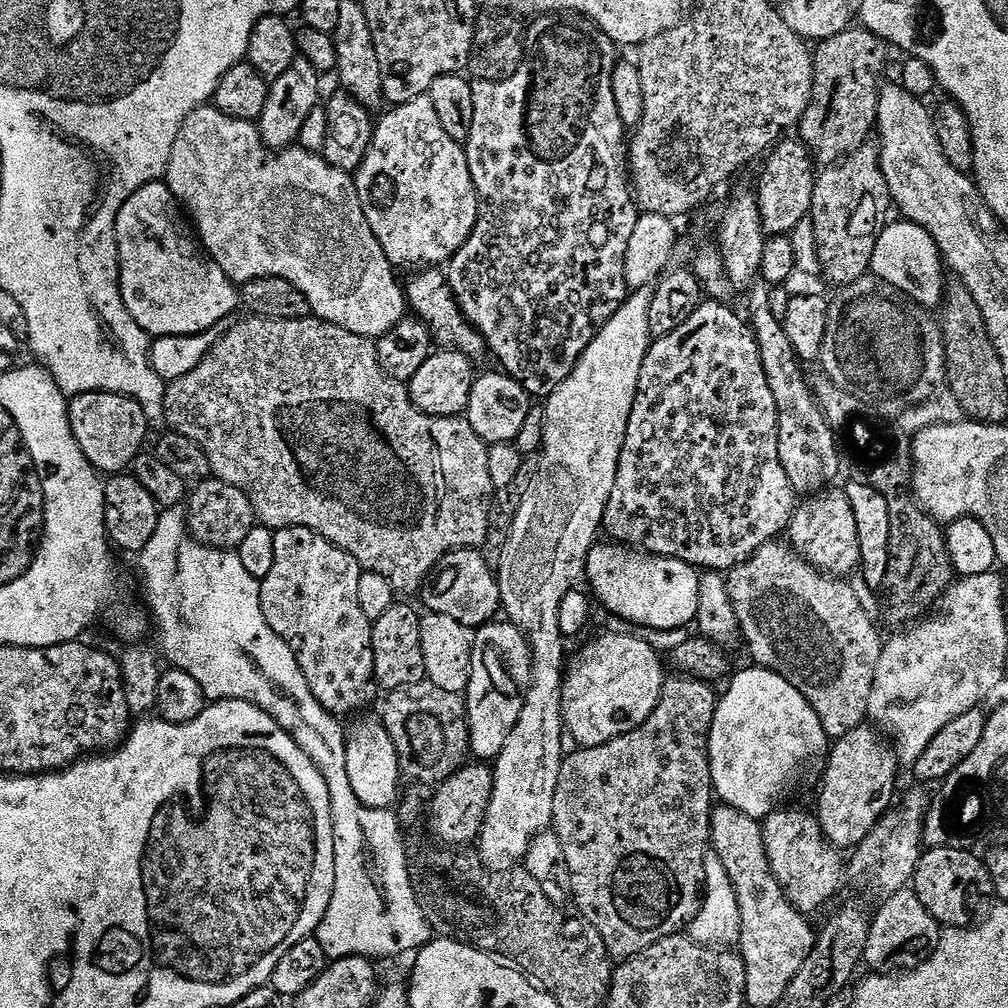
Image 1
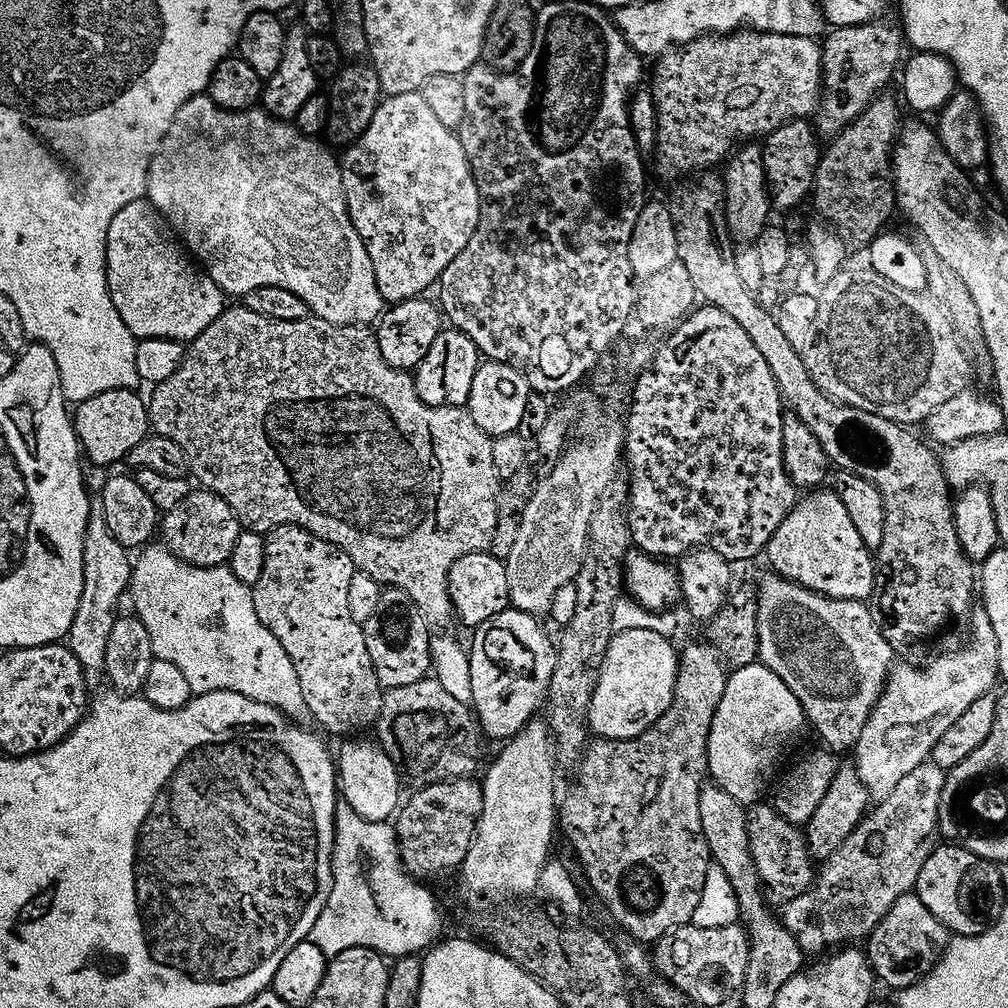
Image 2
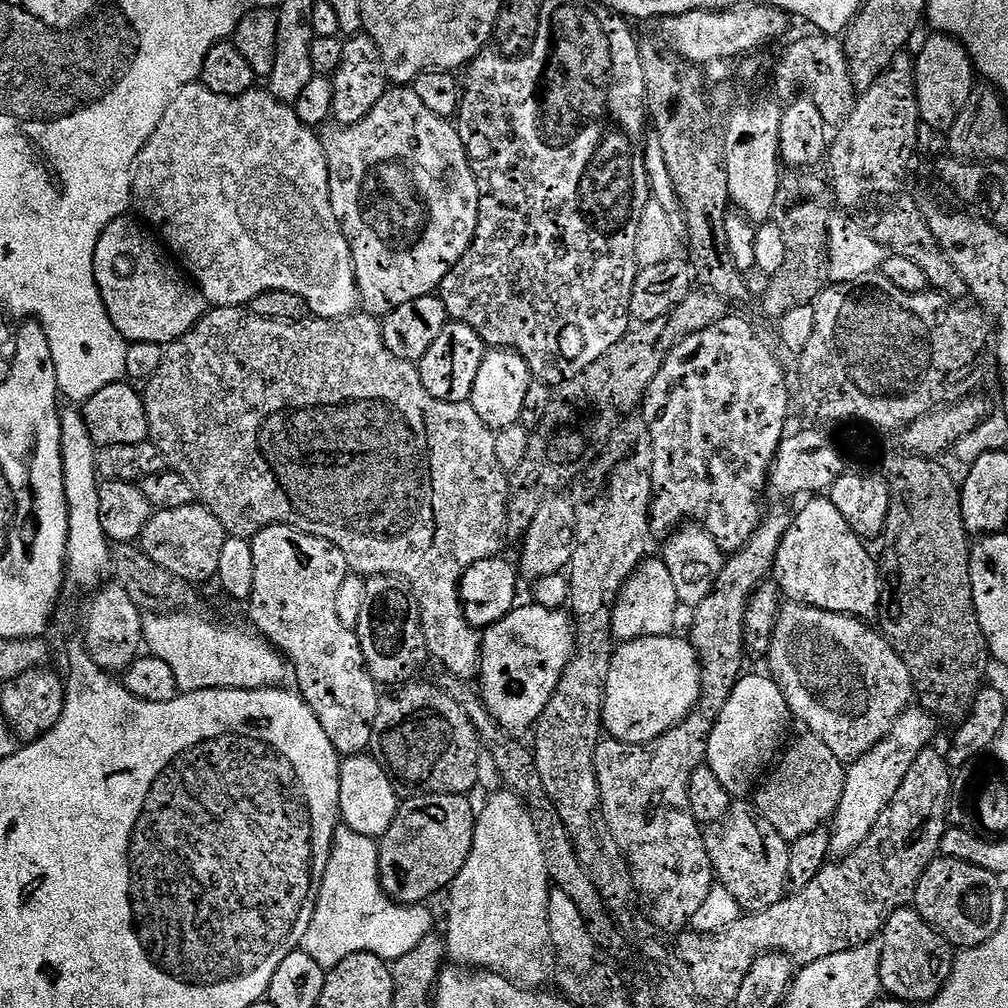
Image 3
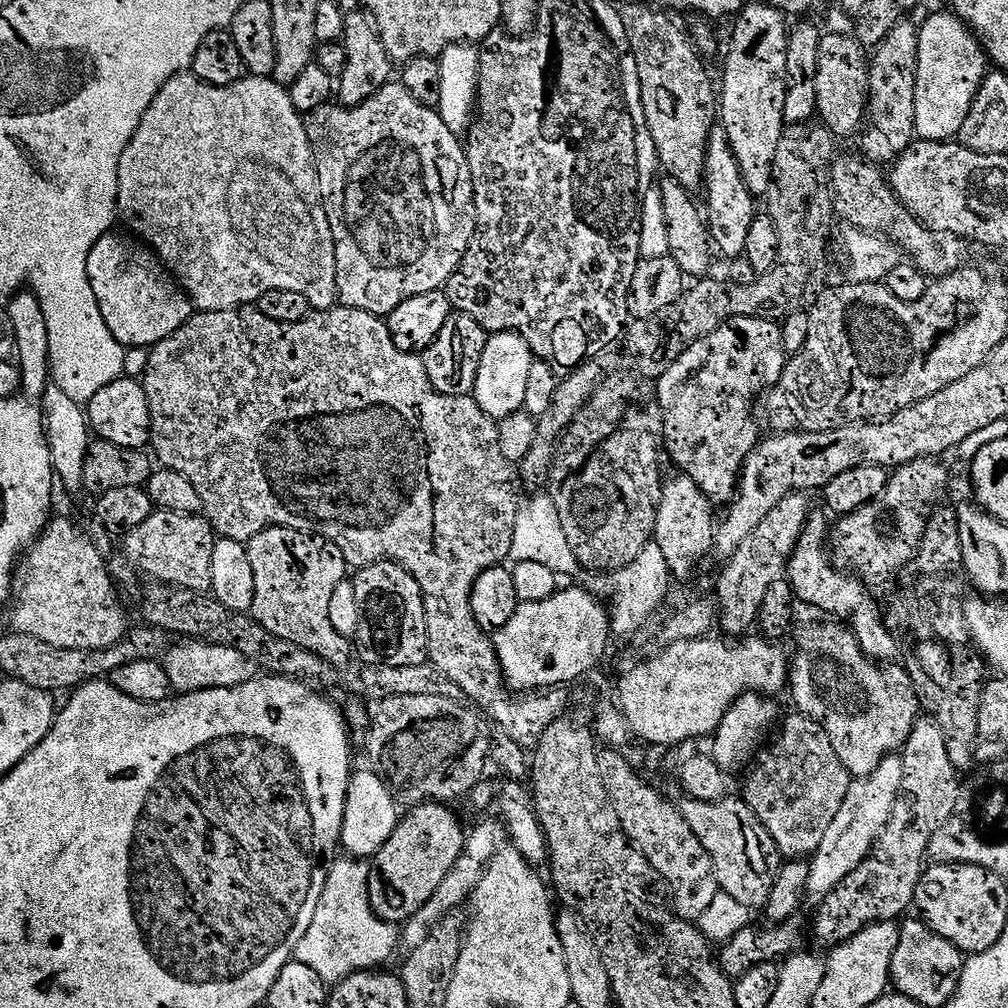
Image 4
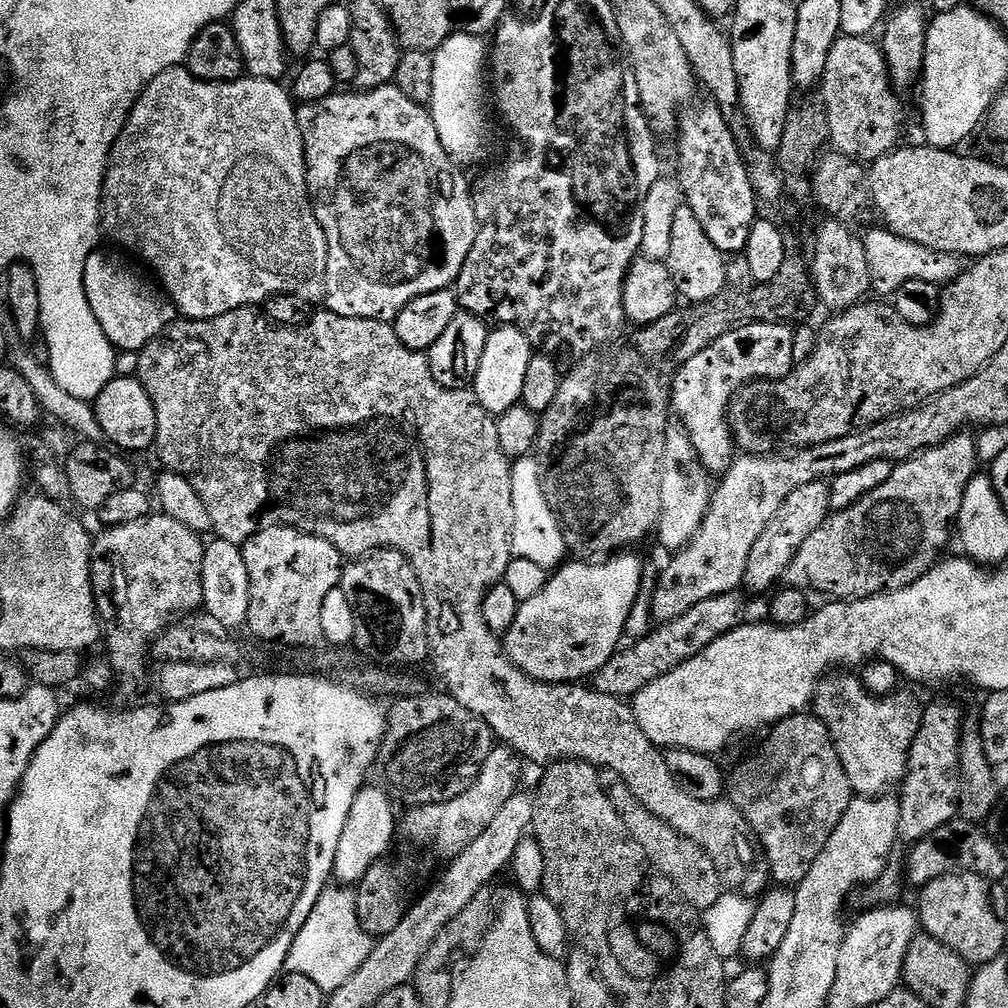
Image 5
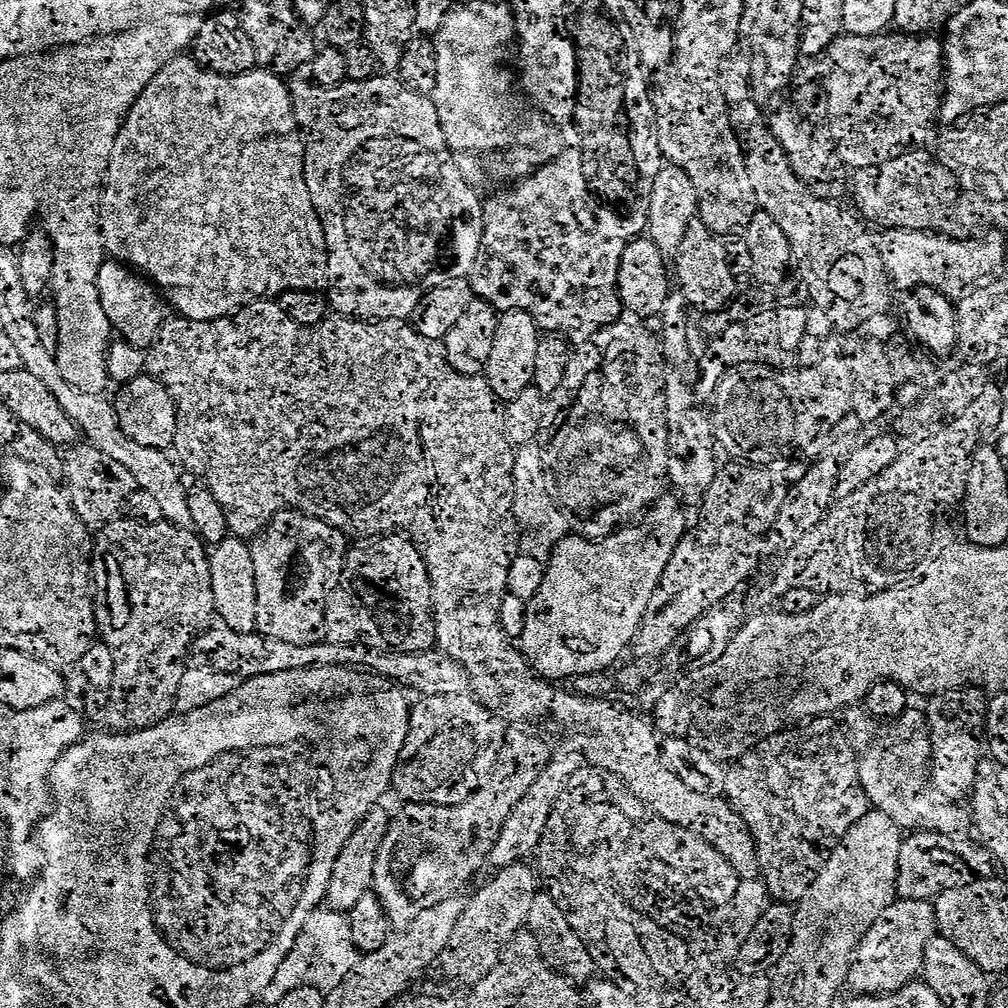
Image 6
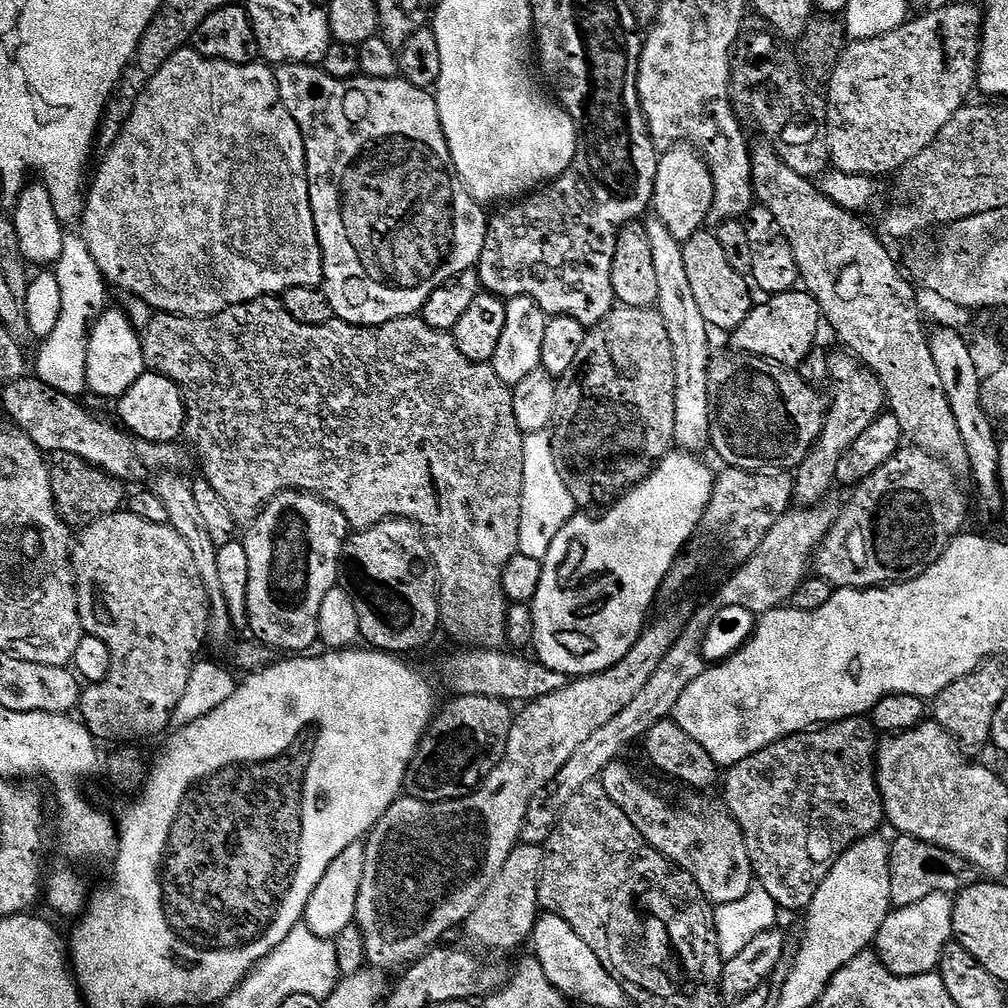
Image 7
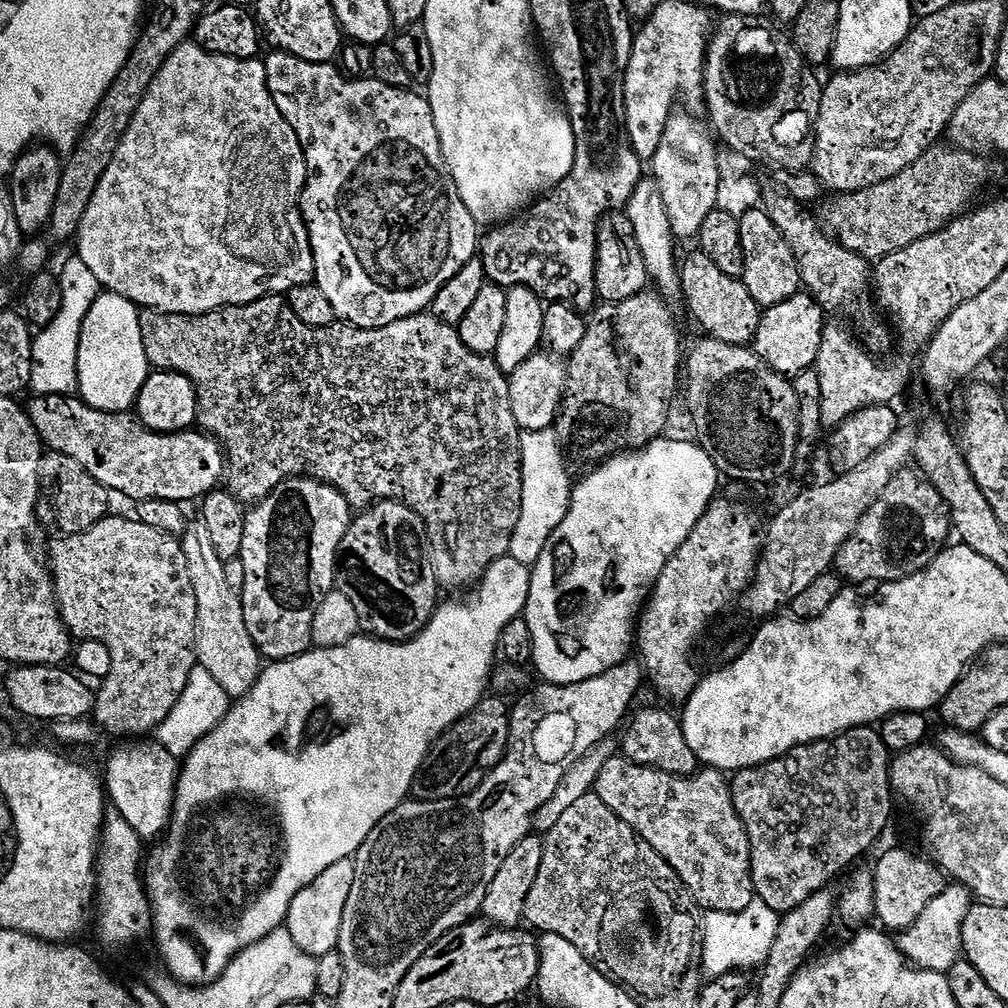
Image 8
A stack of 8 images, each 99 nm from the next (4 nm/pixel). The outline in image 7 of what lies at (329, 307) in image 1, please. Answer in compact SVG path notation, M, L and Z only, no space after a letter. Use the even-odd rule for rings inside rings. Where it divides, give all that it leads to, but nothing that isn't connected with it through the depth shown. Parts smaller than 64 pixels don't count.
M185 46L179 48L168 61L162 66L162 70L158 70L158 74L154 74L154 78L150 78L148 88L136 100L134 110L130 114L130 118L126 122L126 126L122 130L122 134L118 138L118 142L114 142L108 149L108 157L101 164L100 169L96 172L96 181L91 181L90 191L86 196L86 205L84 207L84 215L82 217L82 235L86 246L90 250L90 254L94 258L94 262L98 262L98 270L104 275L105 281L109 285L117 284L128 296L137 296L142 298L142 302L146 302L157 313L168 312L172 316L216 316L220 312L224 312L227 308L234 307L235 304L248 304L252 300L258 300L262 296L276 296L282 294L291 288L298 286L306 286L307 288L320 288L324 282L324 259L322 258L322 250L318 242L318 234L314 226L314 214L310 206L310 190L308 189L308 163L306 162L306 154L304 153L304 139L298 130L298 122L294 122L294 118L286 110L286 106L280 101L278 94L278 86L276 85L275 71L267 63L253 62L251 64L231 64L230 62L222 62L221 60L211 60L202 54L198 54L195 47Z

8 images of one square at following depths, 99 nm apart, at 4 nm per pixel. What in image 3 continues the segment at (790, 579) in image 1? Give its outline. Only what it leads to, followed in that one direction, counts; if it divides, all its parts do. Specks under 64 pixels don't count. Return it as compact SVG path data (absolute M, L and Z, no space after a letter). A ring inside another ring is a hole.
M788 602L781 607L772 641L767 647L769 651L777 651L776 658L770 659L768 664L773 668L771 675L784 692L789 713L795 719L797 716L811 735L826 742L846 766L878 746L914 700L912 675L906 662L902 662L896 649L875 627L867 628L866 625L863 619L855 616Z

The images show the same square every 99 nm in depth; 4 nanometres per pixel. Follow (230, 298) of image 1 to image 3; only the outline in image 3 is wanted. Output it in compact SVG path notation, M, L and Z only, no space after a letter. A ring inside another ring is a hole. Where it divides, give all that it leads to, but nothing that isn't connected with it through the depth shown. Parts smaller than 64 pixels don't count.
M125 214L114 222L110 222L110 226L106 226L106 230L102 230L102 234L98 238L94 258L98 290L102 294L102 302L110 314L114 326L125 340L138 344L150 342L167 346L173 340L185 336L205 316L210 305L204 299L204 293L200 291L199 287L190 282L189 277L178 267L177 261L169 255L165 245L139 219L137 219L138 221L131 220L130 217L131 215Z

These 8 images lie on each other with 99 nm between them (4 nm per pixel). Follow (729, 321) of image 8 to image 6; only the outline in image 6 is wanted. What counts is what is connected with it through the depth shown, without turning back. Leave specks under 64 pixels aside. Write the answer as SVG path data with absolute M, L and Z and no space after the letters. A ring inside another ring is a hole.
M698 218L690 222L686 238L682 238L682 246L678 246L674 254L674 280L685 301L691 307L693 304L700 314L722 311L737 295L738 285L728 261L728 244Z

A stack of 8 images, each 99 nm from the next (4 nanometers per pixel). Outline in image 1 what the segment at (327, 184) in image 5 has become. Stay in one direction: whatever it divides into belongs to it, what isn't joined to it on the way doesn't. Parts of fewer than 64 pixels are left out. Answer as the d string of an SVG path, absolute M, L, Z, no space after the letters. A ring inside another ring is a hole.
M427 94L414 98L405 104L389 107L387 112L389 117L381 115L375 121L372 129L372 141L366 150L366 158L362 162L360 169L354 173L356 189L358 190L358 202L362 202L362 214L366 214L366 222L370 222L370 230L374 230L374 238L378 238L378 242L393 268L403 270L407 264L420 264L416 266L447 265L454 253L470 238L480 213L480 199L476 196L476 187L470 174L468 153L465 145L454 142L454 138L450 138L450 134L446 134L446 130L442 130L442 122L438 122L438 114L434 110L434 102L430 102Z

